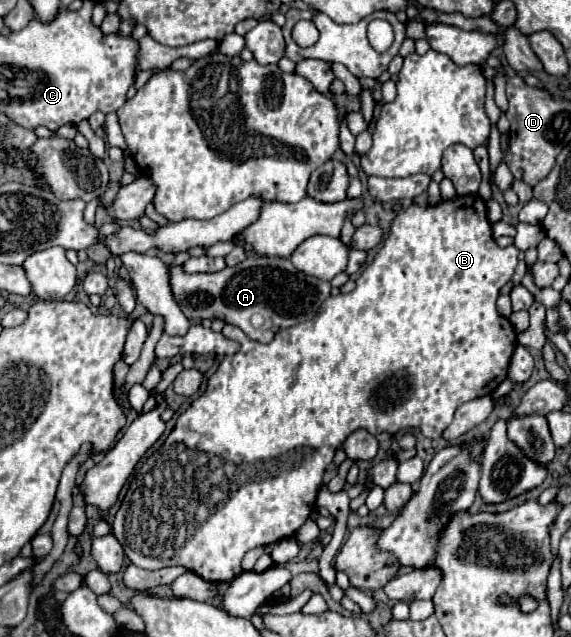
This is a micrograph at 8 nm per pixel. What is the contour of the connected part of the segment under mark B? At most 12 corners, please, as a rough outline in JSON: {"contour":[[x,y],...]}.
{"contour":[[412,203],[354,291],[226,355],[114,537],[212,583],[348,431],[440,439],[508,377],[518,249]]}

